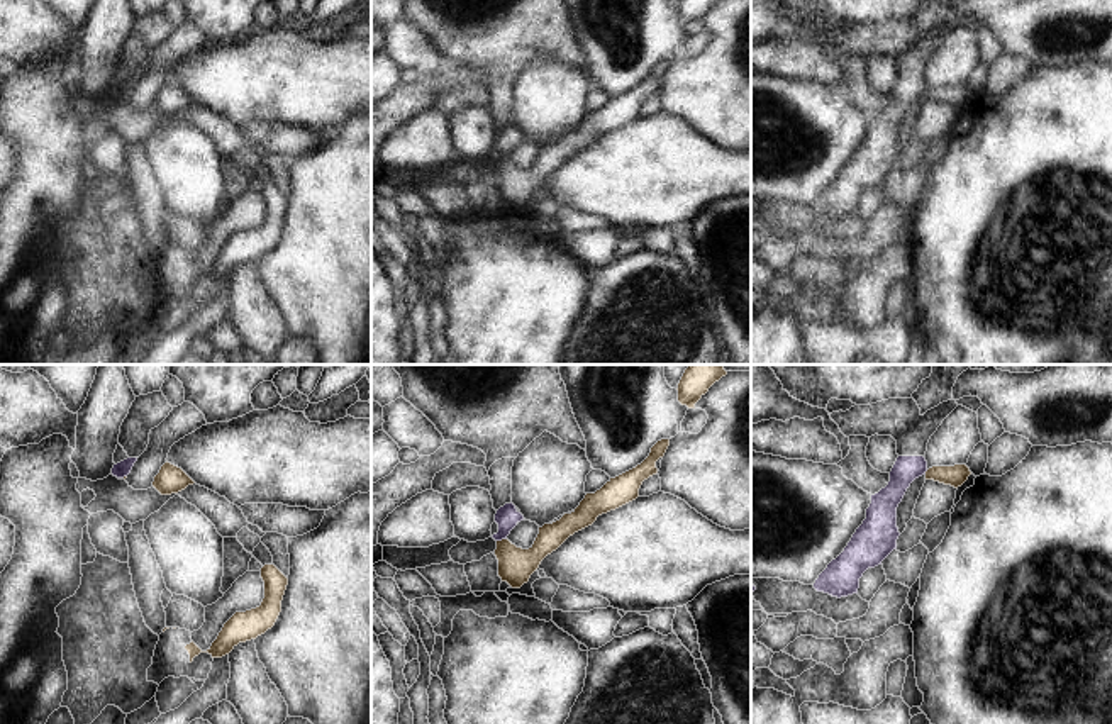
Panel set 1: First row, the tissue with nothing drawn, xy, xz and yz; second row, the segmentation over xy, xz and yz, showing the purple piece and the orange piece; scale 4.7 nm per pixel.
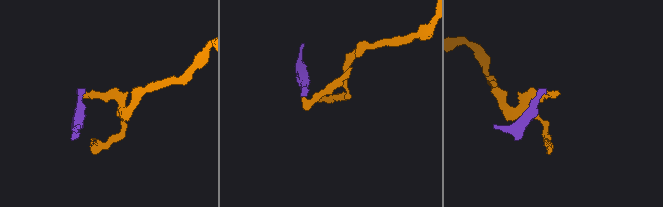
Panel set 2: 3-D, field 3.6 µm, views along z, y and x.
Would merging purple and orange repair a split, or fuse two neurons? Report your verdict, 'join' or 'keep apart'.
keep apart

